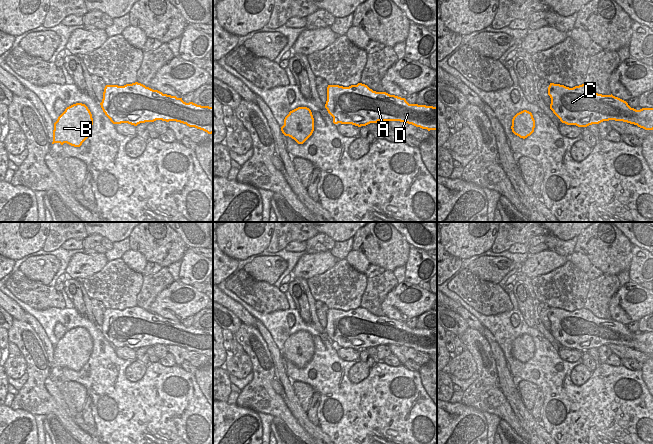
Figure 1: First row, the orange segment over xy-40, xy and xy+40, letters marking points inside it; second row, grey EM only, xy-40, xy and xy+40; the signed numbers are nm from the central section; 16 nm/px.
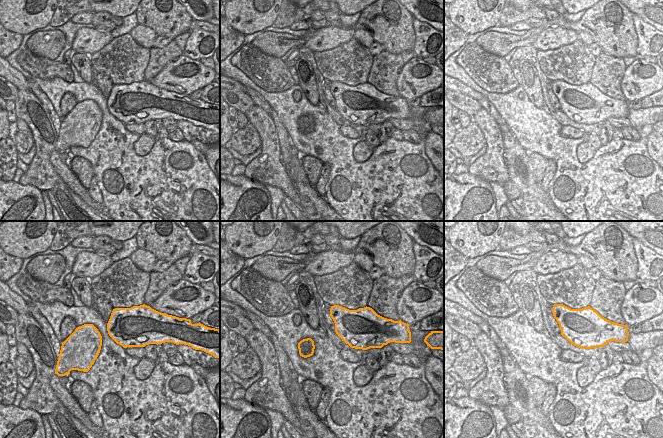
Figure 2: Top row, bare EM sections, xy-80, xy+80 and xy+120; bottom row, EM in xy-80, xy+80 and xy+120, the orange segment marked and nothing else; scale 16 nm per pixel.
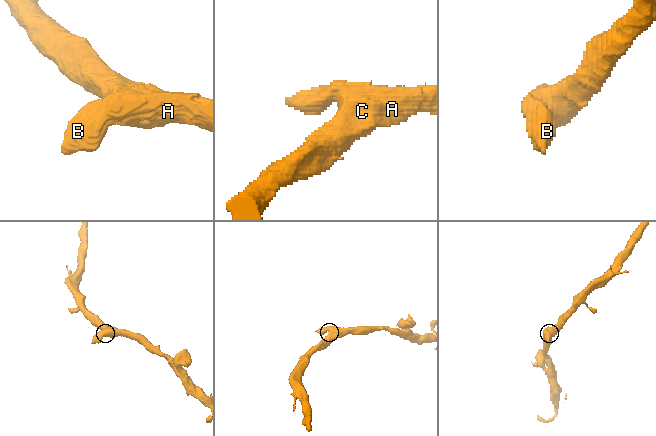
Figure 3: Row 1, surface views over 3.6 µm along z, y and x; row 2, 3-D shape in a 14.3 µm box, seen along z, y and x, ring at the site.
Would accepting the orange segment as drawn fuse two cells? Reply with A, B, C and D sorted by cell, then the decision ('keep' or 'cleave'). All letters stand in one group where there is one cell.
A B C D | keep

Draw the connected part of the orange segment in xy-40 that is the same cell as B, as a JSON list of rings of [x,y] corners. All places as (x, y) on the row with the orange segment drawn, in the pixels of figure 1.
[[[76,103],[65,109],[54,123],[53,142],[80,147],[88,138],[93,125],[90,110],[85,104]]]

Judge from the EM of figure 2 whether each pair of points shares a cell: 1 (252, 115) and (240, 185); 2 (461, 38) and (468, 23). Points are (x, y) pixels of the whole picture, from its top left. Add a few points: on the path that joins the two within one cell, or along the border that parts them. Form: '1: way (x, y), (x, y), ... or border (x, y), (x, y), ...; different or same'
1: border (243, 175), (264, 185); different
2: border (454, 24), (469, 34); different

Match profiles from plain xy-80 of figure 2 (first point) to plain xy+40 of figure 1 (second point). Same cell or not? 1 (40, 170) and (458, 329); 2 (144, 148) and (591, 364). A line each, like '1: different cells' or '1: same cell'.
1: different cells
2: different cells

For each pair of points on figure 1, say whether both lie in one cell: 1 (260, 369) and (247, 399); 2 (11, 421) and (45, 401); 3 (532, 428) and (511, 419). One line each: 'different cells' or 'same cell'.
1: same cell
2: different cells
3: different cells

